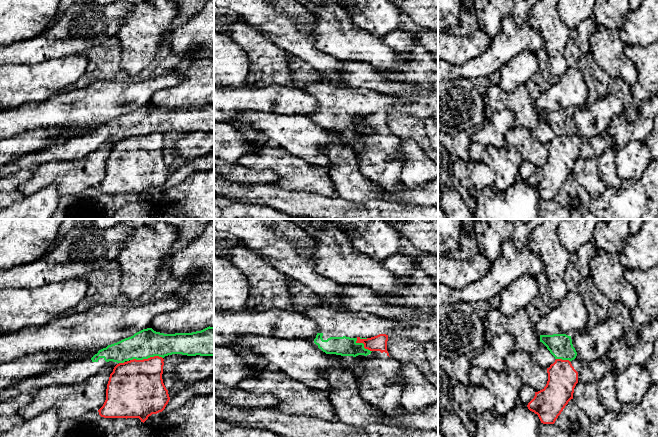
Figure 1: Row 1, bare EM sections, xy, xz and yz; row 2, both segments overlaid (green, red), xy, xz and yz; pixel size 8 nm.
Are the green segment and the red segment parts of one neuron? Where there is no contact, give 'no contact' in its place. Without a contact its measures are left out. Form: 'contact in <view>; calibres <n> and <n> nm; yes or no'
contact in xy; calibres 220 and 440 nm; no

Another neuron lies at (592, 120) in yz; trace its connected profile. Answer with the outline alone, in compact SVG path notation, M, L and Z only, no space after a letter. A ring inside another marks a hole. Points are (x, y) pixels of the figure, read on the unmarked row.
M608 93L599 97L592 105L572 110L572 120L579 137L592 138L604 134L609 128L612 118L623 113L622 101L614 94Z

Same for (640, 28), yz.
M642 0L640 7L630 10L621 29L625 45L645 46L658 41L658 0Z

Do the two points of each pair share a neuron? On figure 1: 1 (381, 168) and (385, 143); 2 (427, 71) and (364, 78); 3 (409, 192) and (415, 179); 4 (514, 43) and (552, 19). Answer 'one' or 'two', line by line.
1: one
2: two
3: two
4: two

